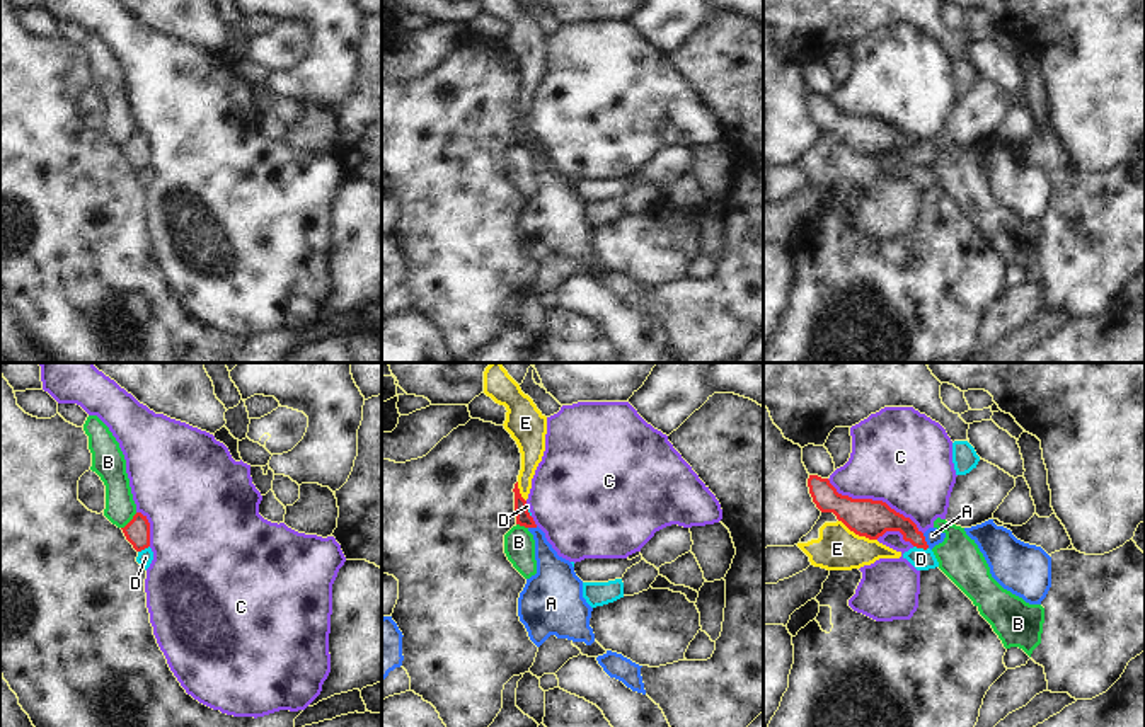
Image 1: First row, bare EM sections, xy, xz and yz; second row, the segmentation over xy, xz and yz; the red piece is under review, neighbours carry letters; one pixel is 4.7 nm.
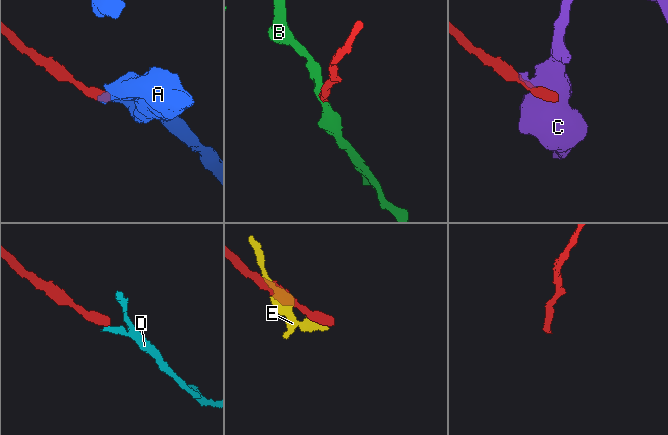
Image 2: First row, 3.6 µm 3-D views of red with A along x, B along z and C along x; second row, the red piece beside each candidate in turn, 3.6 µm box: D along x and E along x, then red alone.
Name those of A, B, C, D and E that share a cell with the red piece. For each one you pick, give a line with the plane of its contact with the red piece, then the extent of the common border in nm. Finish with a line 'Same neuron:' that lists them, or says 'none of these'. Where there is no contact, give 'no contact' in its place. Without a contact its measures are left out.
A: meets red in yz; contact 80 nm long
Same neuron: A

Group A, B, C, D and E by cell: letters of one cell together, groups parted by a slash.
A / B / C / D E

